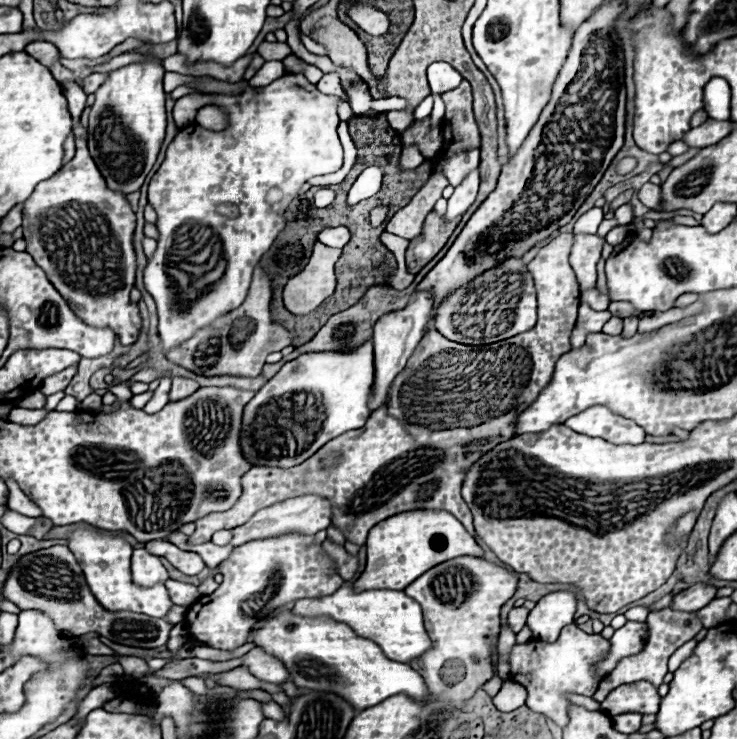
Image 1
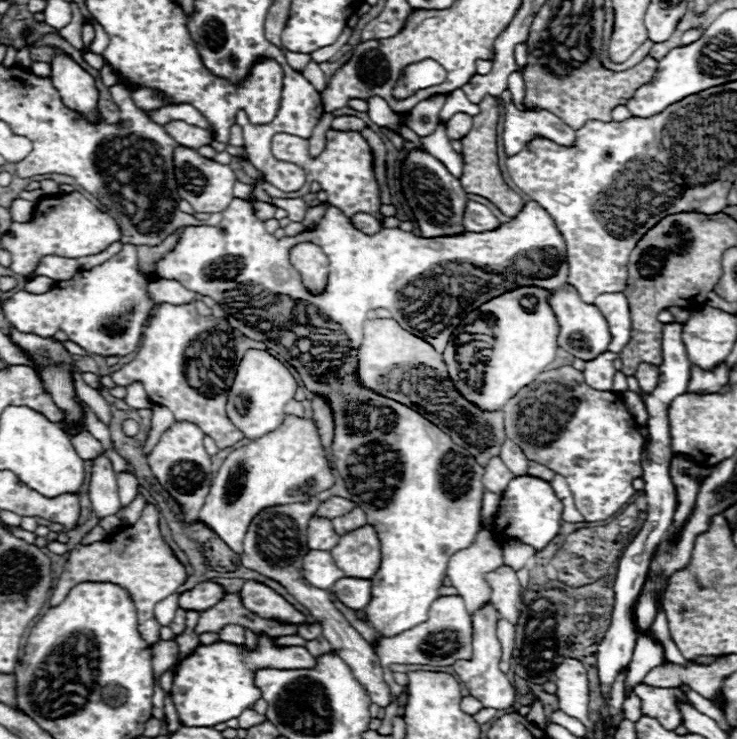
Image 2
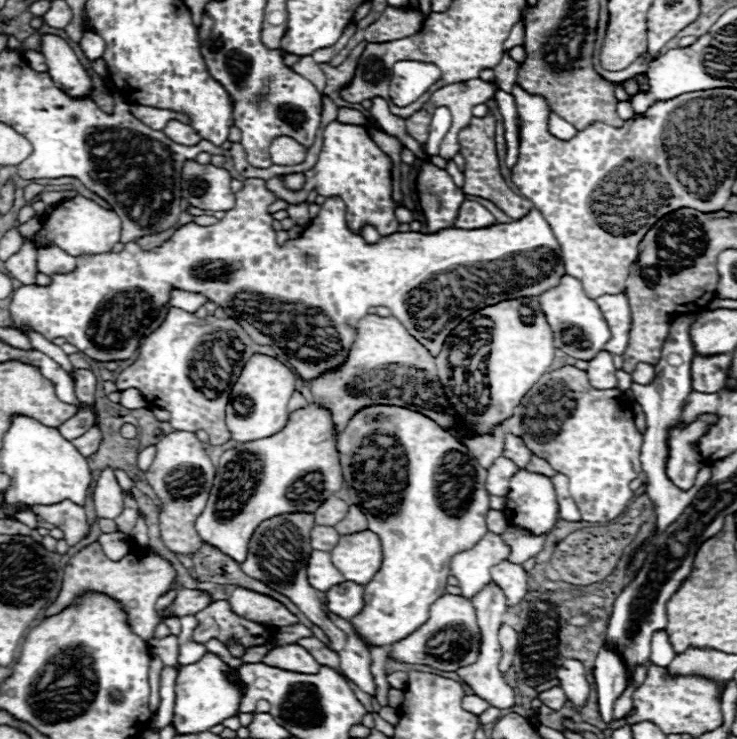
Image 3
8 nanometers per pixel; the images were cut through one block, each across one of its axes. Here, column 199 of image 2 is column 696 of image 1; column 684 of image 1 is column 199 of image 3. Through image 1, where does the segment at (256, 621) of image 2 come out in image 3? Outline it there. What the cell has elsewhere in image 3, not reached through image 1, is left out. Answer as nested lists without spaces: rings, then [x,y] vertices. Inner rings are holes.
[[[228,600],[212,602],[208,608],[196,614],[196,620],[198,626],[194,630],[194,640],[202,644],[210,638],[218,638],[220,642],[226,642],[228,638],[238,638],[238,642],[248,648],[250,644],[264,644],[272,636],[270,626],[234,614]]]

